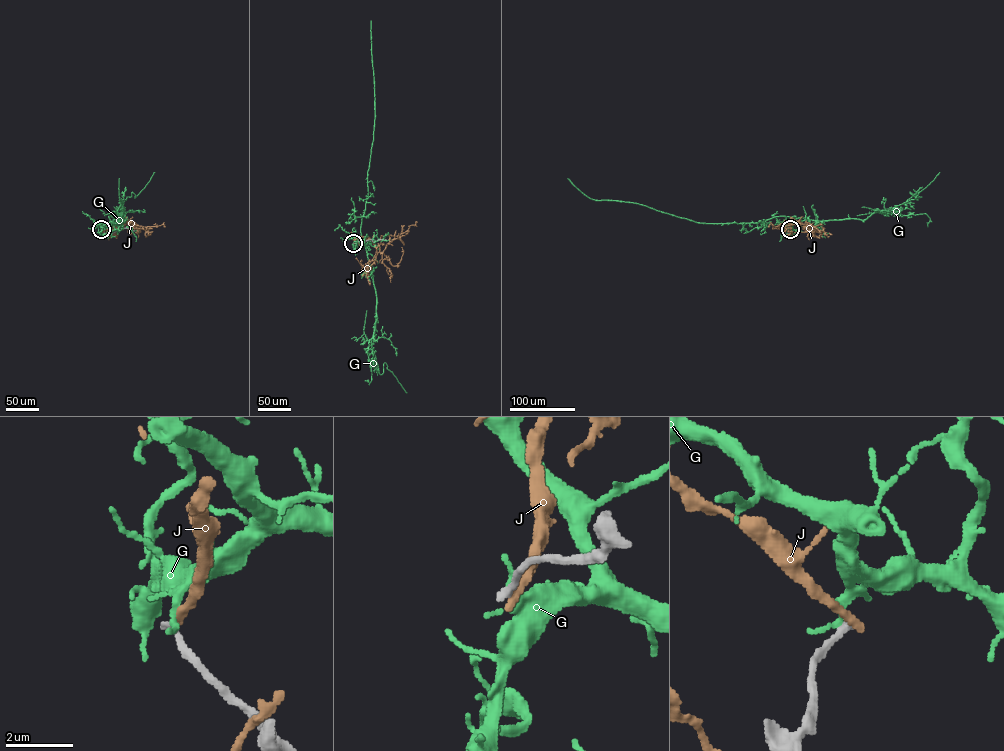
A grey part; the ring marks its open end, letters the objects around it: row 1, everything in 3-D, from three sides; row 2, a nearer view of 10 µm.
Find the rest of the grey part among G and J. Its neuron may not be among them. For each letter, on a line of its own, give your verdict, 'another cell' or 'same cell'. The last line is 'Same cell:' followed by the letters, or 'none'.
G: another cell
J: another cell
Same cell: none

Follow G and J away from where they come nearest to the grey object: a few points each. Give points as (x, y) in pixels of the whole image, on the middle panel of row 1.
G: (353, 243), (364, 244), (366, 248), (360, 227), (368, 193), (367, 172), (375, 118), (371, 21)
J: (353, 243), (355, 238), (368, 237), (377, 251), (382, 253), (387, 244), (417, 222)

